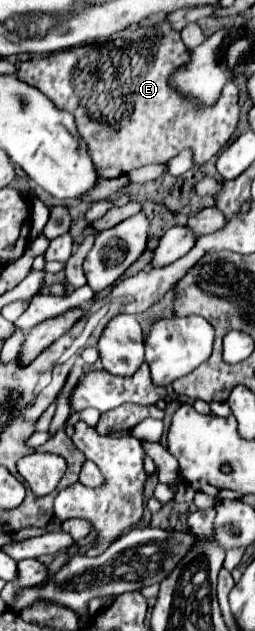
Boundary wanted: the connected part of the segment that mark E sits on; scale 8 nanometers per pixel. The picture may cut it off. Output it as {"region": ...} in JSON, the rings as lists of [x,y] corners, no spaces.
{"region":[[[163,19],[157,25],[157,35],[149,35],[141,41],[131,39],[113,39],[99,47],[83,47],[83,49],[67,49],[57,51],[47,57],[35,57],[21,63],[17,77],[25,83],[31,83],[41,93],[45,93],[59,109],[73,111],[77,119],[77,129],[85,137],[89,155],[103,177],[119,177],[133,169],[139,169],[149,163],[165,163],[173,159],[183,149],[191,147],[195,153],[195,163],[201,165],[217,155],[233,135],[239,119],[237,105],[237,85],[235,81],[225,83],[221,97],[211,107],[201,107],[189,99],[183,99],[173,87],[169,87],[169,77],[189,63],[189,51],[181,41],[181,35],[171,29],[171,25]]]}

